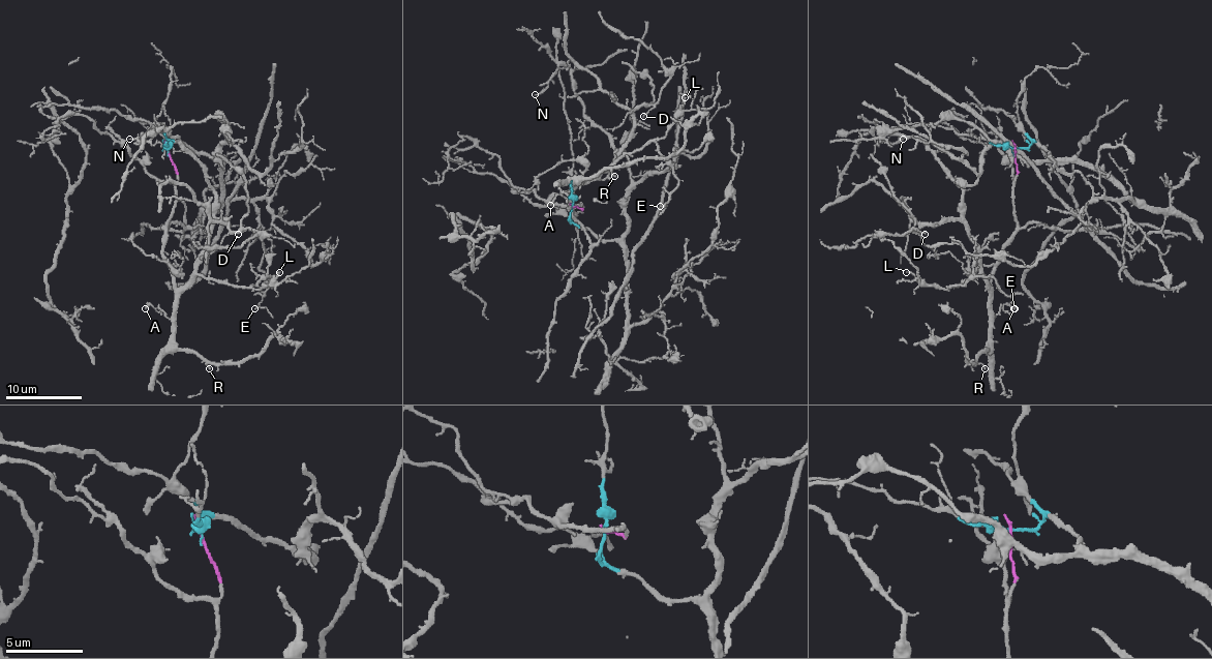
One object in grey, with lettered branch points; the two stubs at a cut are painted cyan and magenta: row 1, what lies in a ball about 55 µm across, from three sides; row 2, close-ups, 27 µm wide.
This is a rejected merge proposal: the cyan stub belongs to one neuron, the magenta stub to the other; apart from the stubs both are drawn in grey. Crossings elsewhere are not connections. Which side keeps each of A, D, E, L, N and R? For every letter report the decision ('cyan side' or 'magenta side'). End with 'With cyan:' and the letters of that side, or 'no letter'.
A: magenta side
D: magenta side
E: magenta side
L: magenta side
N: magenta side
R: magenta side
With cyan: no letter

